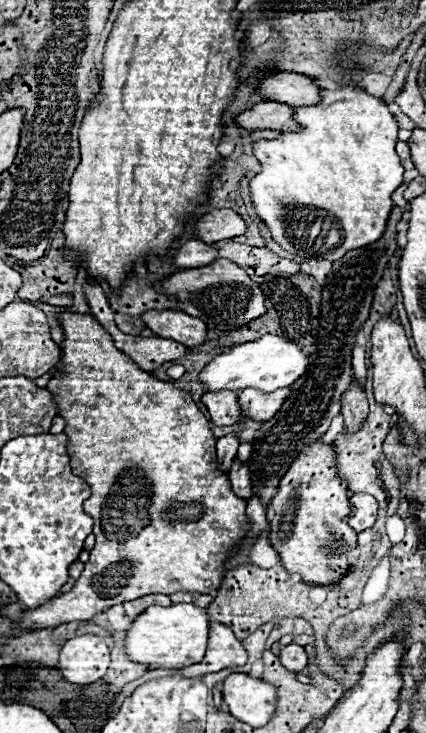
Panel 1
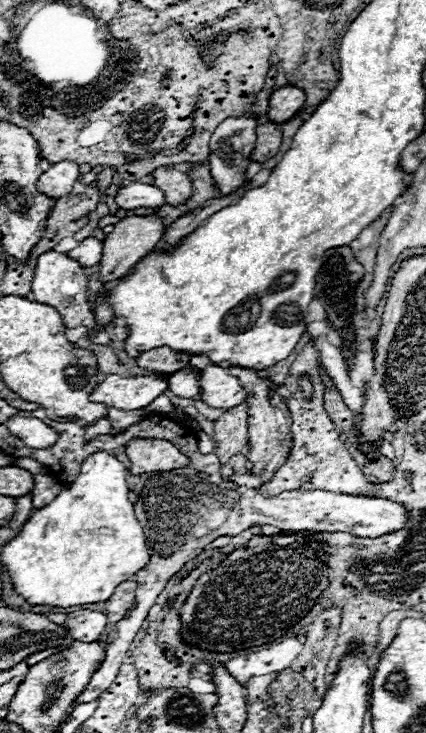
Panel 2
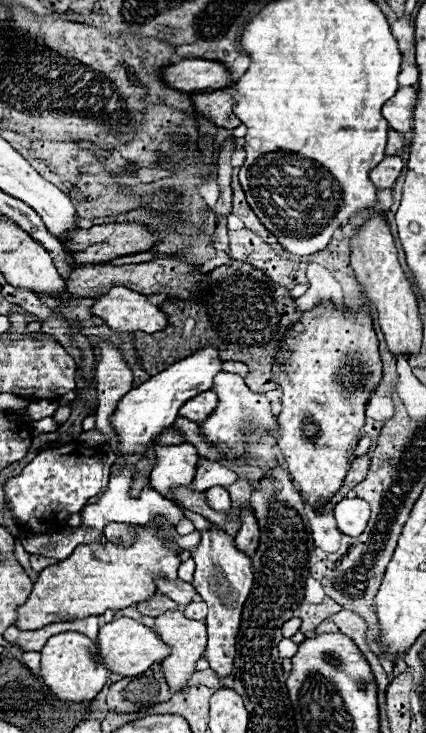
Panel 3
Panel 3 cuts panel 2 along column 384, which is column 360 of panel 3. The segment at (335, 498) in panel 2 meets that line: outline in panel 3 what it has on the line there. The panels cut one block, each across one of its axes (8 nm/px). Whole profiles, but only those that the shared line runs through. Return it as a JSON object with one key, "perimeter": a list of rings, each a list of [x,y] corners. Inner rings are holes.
{"perimeter":[[[344,498],[334,508],[338,530],[348,536],[360,536],[370,518],[370,506],[360,498]]]}

